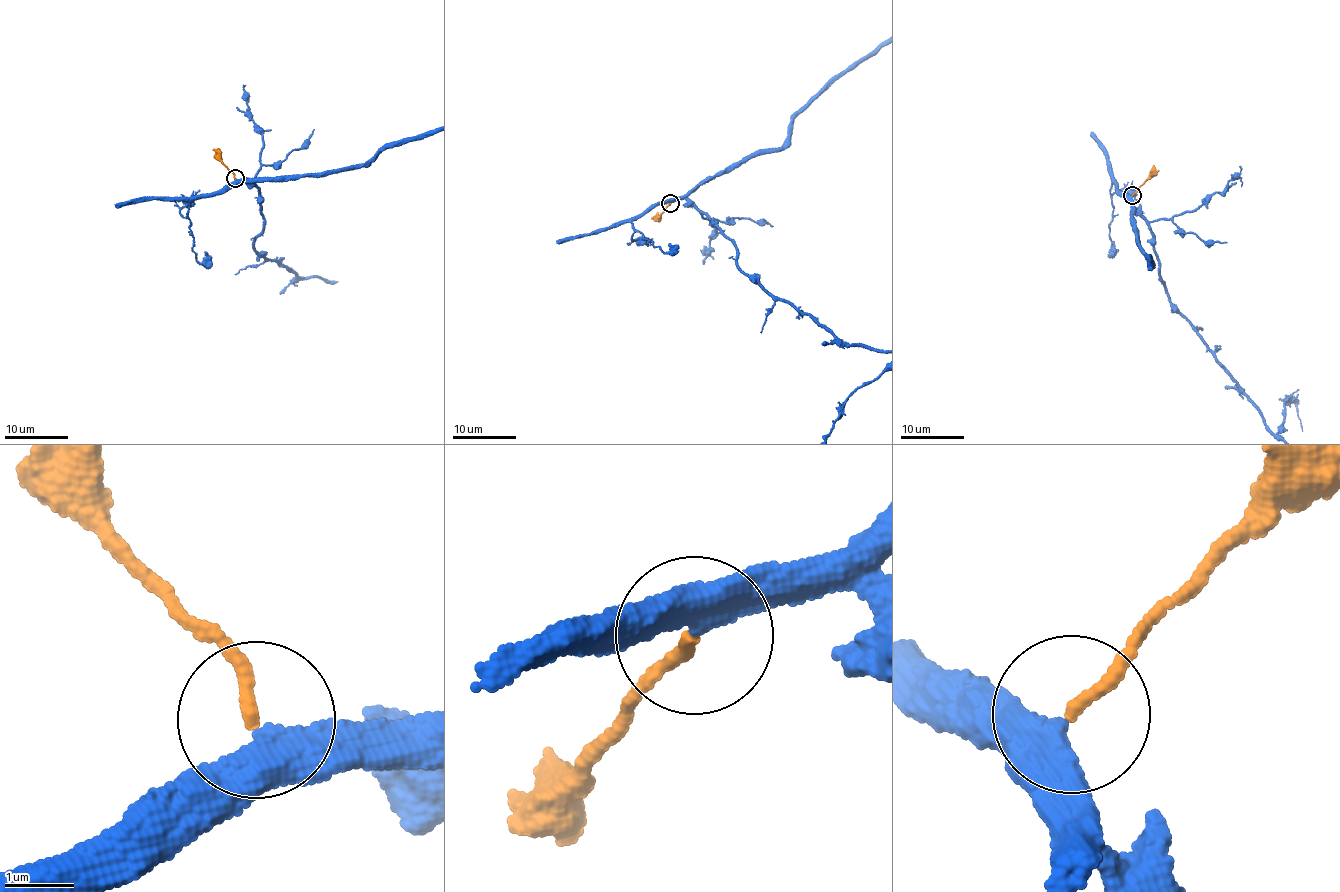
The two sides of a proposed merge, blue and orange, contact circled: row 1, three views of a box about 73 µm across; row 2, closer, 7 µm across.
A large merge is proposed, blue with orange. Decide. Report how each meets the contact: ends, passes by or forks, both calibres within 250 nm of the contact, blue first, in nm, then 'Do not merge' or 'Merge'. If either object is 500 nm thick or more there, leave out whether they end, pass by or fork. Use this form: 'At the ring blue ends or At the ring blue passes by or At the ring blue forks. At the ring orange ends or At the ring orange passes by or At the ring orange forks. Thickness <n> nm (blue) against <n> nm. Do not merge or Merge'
At the ring blue passes by. At the ring orange ends. Thickness 400 nm (blue) against 180 nm. Merge

